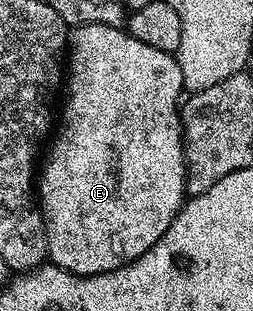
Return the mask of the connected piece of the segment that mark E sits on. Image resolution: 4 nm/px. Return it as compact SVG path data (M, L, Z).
M81 25L69 31L69 58L65 63L65 87L67 83L67 104L63 107L63 124L59 127L60 139L51 147L41 163L37 175L37 202L43 212L43 224L47 230L47 259L52 264L75 275L96 275L117 269L131 263L141 253L149 250L169 229L169 225L183 208L187 195L187 157L183 142L183 121L181 118L181 96L184 94L183 74L178 58L170 51L153 49L145 41L137 41L123 27L109 25Z

